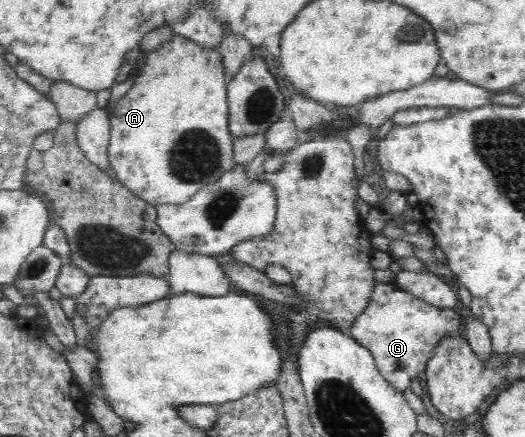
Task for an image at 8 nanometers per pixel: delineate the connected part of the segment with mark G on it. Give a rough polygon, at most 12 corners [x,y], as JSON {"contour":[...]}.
{"contour":[[391,281],[373,286],[349,334],[403,394],[456,310]]}

